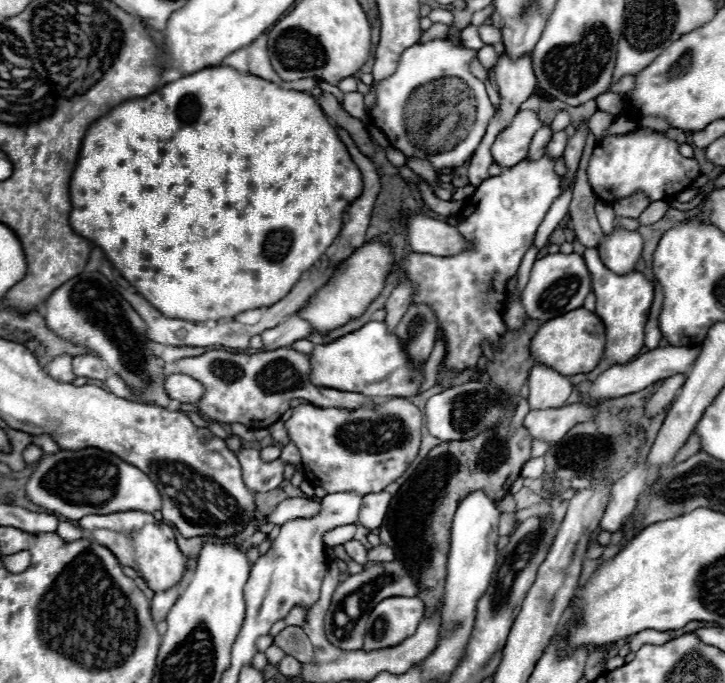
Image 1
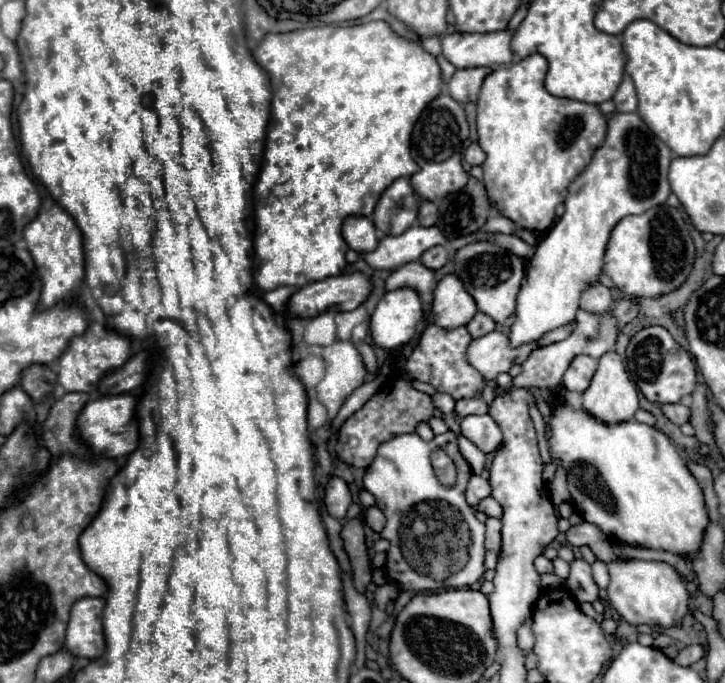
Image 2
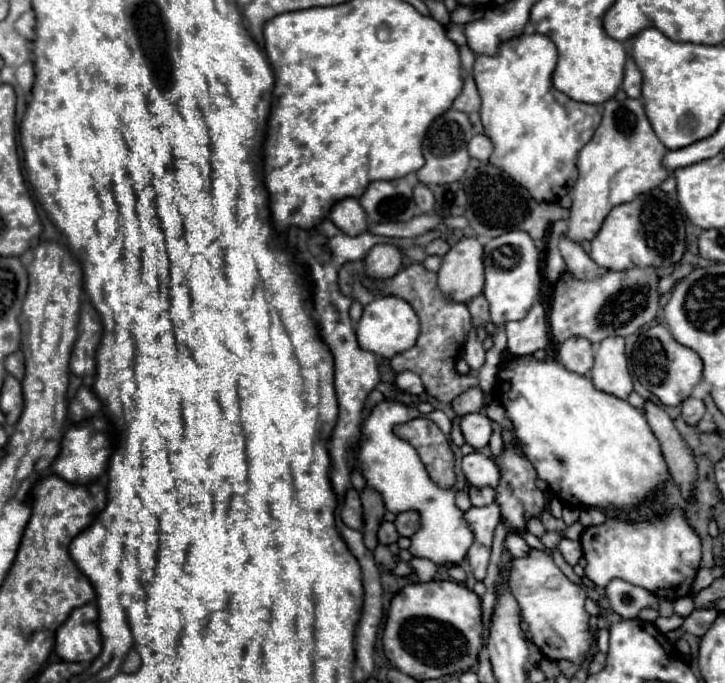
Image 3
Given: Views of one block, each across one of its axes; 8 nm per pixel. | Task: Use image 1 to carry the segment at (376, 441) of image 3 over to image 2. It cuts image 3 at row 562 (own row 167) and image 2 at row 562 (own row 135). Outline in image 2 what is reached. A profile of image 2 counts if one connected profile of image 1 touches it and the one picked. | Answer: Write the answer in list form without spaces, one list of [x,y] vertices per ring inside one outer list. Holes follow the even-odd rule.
[[[446,432],[436,436],[432,442],[424,442],[418,434],[402,434],[396,436],[384,444],[380,444],[378,454],[374,462],[366,468],[364,474],[364,488],[376,498],[376,506],[384,512],[386,510],[386,526],[380,532],[382,538],[390,542],[390,548],[386,552],[386,574],[390,580],[394,580],[404,590],[442,590],[452,584],[452,588],[472,586],[478,582],[486,568],[484,568],[484,524],[480,524],[474,516],[474,508],[468,506],[464,492],[468,486],[468,478],[472,476],[472,470],[468,468],[468,462],[462,458],[456,442],[454,432]],[[438,448],[444,448],[446,454],[454,460],[458,478],[454,486],[442,486],[430,454]]]

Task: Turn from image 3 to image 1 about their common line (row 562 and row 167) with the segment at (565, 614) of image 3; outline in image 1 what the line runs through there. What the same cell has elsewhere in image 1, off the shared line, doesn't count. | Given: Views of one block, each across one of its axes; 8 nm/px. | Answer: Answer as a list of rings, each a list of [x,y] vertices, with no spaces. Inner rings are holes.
[[[546,154],[538,160],[522,160],[516,166],[504,170],[500,176],[490,176],[484,180],[474,196],[470,196],[468,204],[460,212],[460,224],[456,226],[472,244],[472,250],[466,250],[456,256],[426,256],[412,252],[404,260],[404,276],[410,278],[418,290],[414,294],[414,302],[430,302],[438,316],[438,326],[442,328],[440,334],[446,340],[446,370],[464,370],[476,366],[482,354],[482,342],[488,340],[492,346],[506,330],[502,320],[504,304],[506,304],[506,282],[516,274],[522,256],[534,242],[536,228],[542,224],[546,212],[550,210],[552,202],[562,194],[562,178],[554,172],[554,160]]]

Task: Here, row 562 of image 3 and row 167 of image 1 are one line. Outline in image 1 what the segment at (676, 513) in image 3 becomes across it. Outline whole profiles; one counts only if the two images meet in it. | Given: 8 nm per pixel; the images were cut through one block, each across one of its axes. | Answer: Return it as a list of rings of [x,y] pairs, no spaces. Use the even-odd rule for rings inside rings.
[[[650,128],[634,130],[628,134],[606,136],[596,148],[588,162],[588,182],[594,194],[602,202],[616,202],[618,198],[630,196],[638,190],[646,192],[650,200],[670,200],[678,192],[686,190],[694,178],[700,176],[700,166],[694,158],[684,158],[678,152],[680,144],[666,134],[654,132]]]

